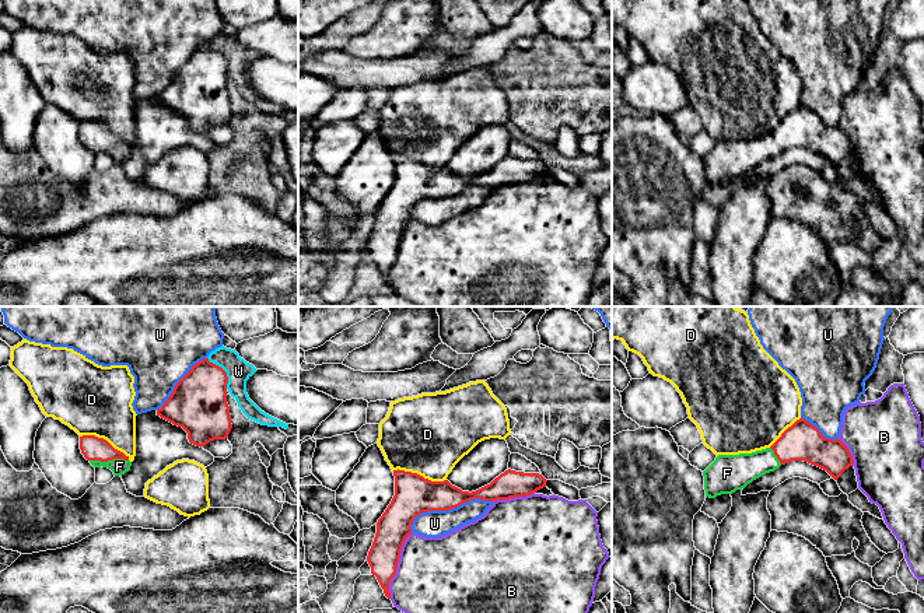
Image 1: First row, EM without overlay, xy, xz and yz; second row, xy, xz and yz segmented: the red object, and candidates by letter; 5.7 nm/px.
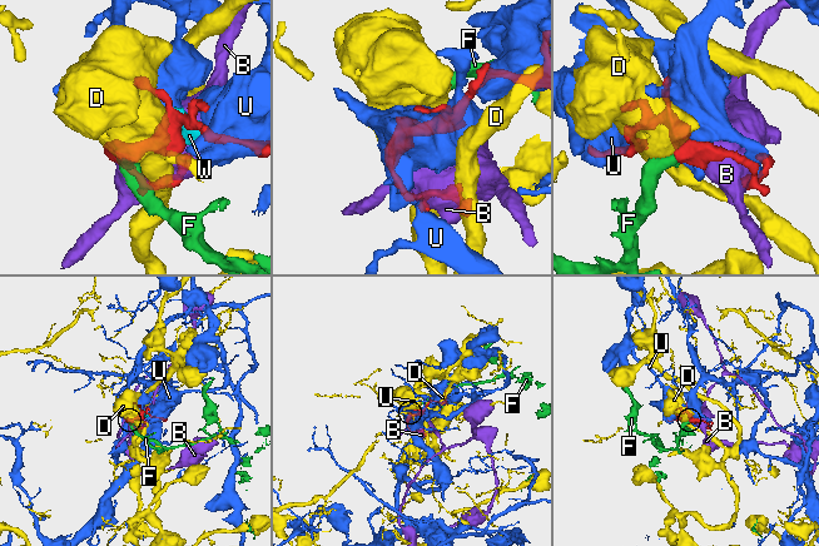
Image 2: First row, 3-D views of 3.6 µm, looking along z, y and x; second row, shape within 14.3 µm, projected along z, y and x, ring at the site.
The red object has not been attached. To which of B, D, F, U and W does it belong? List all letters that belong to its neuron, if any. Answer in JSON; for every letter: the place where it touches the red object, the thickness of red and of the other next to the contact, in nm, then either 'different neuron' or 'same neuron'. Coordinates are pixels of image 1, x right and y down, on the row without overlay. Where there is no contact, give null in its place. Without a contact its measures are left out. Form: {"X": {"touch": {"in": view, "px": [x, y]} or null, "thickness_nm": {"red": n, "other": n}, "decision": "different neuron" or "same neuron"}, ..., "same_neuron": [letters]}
{"B": {"touch": {"in": "xz", "px": [396, 252]}, "thickness_nm": {"red": 190, "other": 480}, "decision": "different neuron"}, "D": {"touch": {"in": "xz", "px": [419, 161]}, "thickness_nm": {"red": 220, "other": 460}, "decision": "different neuron"}, "F": {"touch": {"in": "xy", "px": [108, 146]}, "thickness_nm": {"red": 140, "other": 100}, "decision": "same neuron"}, "U": {"touch": {"in": "xz", "px": [445, 196]}, "thickness_nm": {"red": 220, "other": 160}, "decision": "different neuron"}, "W": {"touch": {"in": "xy", "px": [224, 58]}, "thickness_nm": {"red": 320, "other": 140}, "decision": "different neuron"}, "same_neuron": ["F"]}

